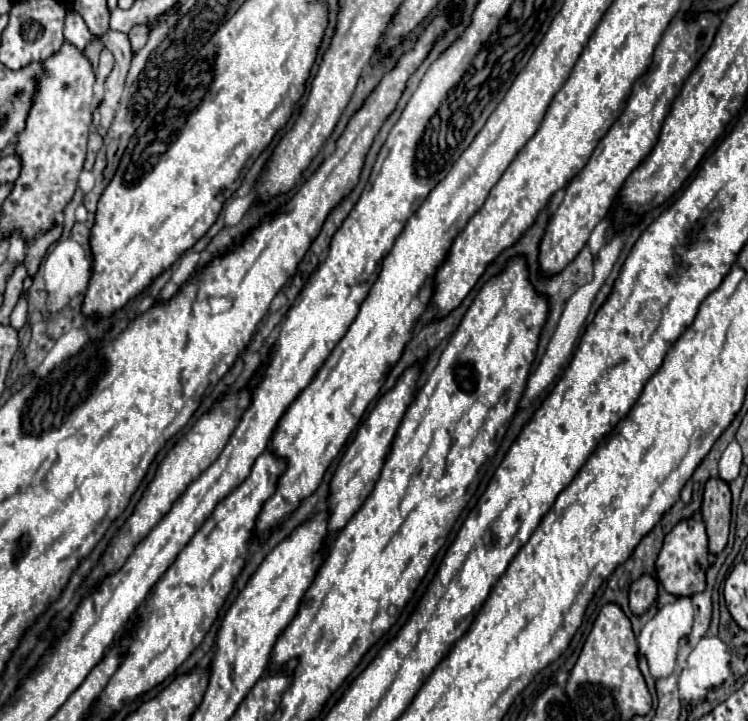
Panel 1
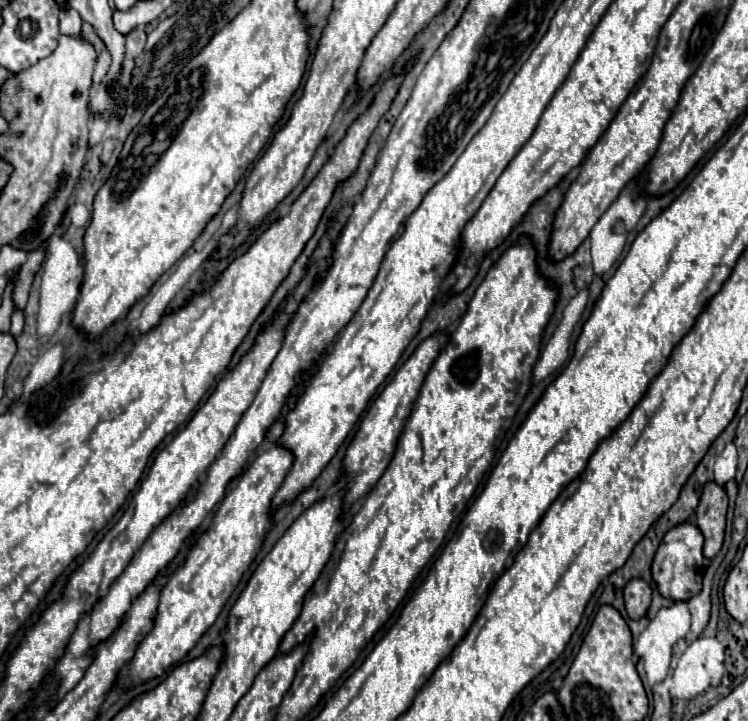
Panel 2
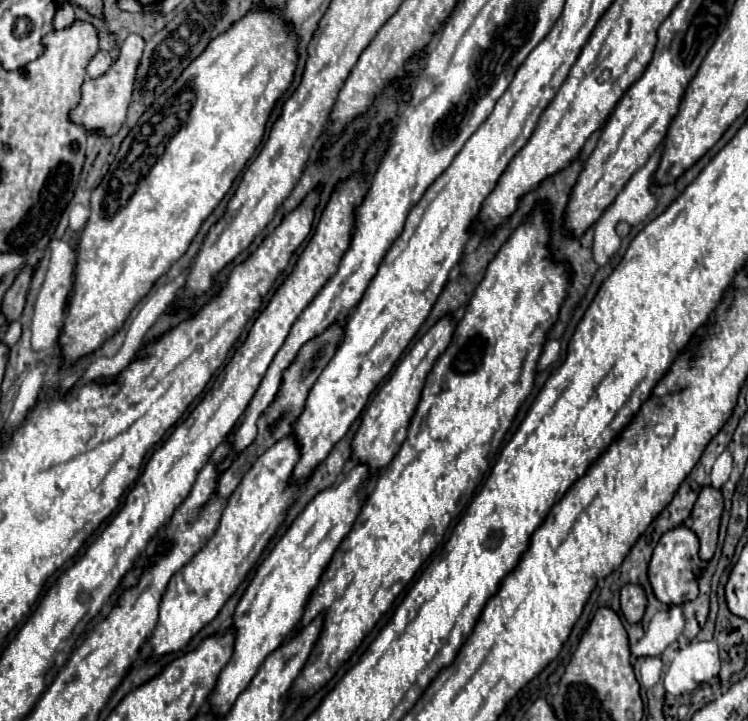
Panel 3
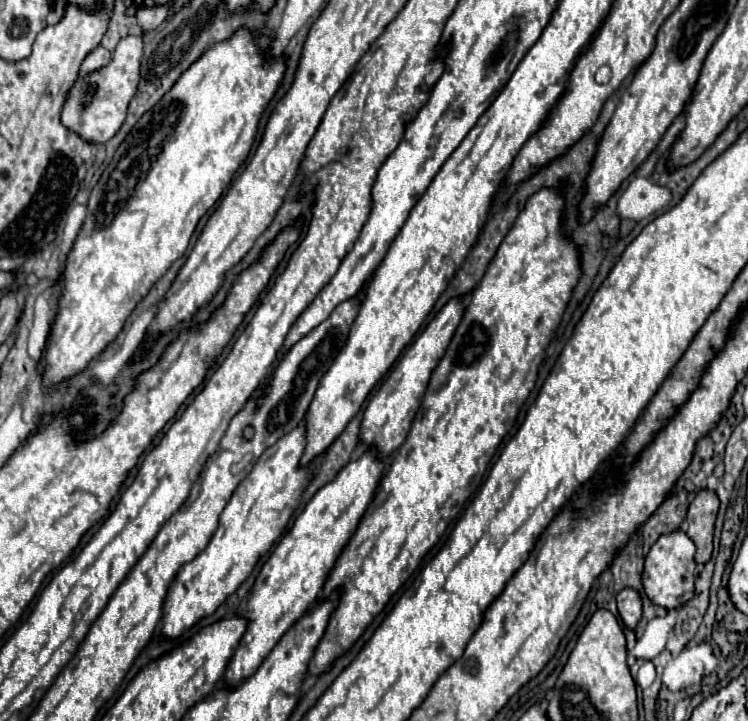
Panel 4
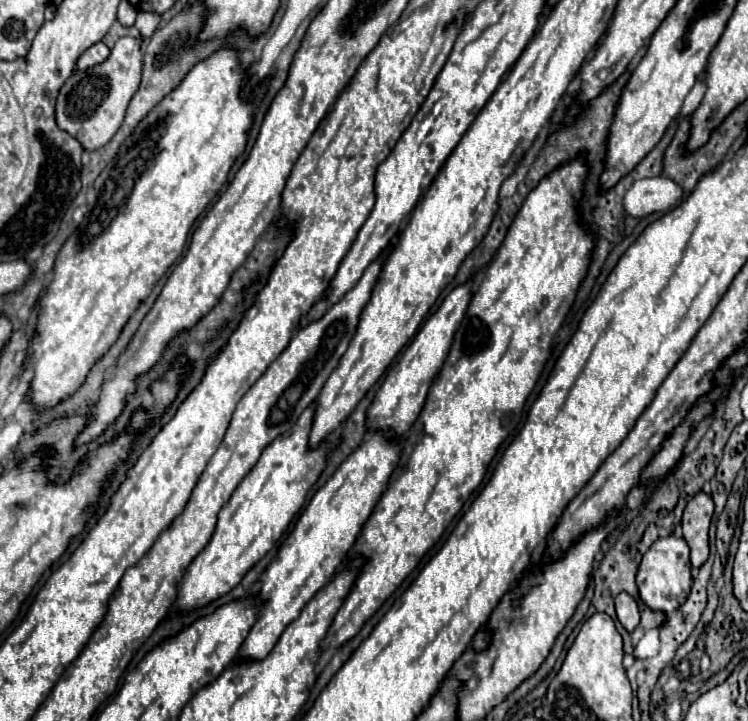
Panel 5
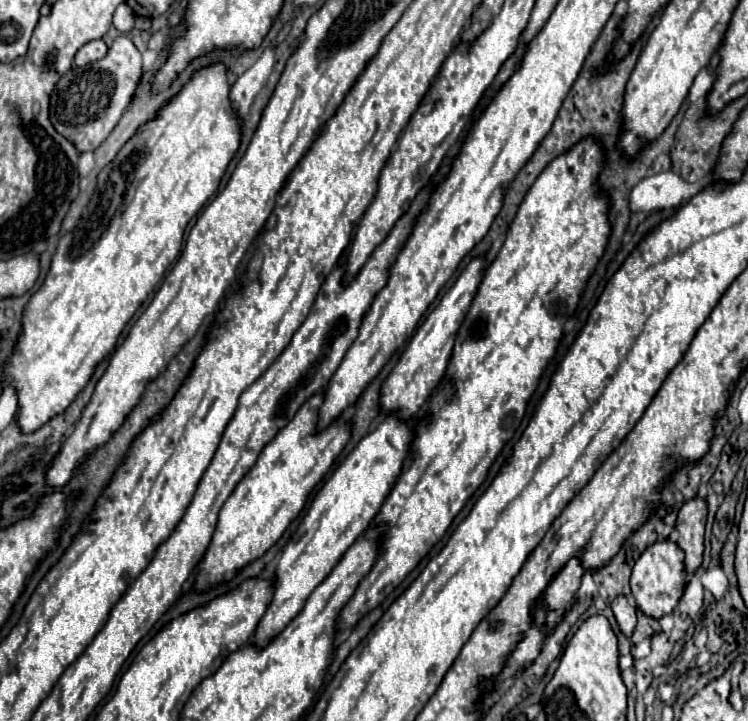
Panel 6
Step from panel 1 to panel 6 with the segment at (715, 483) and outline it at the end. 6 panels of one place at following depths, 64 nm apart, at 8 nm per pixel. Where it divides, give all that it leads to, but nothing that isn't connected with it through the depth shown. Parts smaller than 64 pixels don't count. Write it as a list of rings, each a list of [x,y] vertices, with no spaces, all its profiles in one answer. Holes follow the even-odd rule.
[[[704,498],[688,500],[678,512],[678,520],[676,520],[676,528],[680,532],[678,546],[686,552],[688,574],[694,574],[694,570],[702,564],[706,516],[708,516],[708,504]]]

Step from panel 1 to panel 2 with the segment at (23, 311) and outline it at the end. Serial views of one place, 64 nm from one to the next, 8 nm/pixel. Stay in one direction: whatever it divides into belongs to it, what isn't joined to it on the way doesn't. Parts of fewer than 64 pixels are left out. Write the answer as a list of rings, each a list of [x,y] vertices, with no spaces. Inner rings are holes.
[[[14,310],[11,316],[10,333],[17,338],[22,334],[25,324],[25,318],[22,310]]]

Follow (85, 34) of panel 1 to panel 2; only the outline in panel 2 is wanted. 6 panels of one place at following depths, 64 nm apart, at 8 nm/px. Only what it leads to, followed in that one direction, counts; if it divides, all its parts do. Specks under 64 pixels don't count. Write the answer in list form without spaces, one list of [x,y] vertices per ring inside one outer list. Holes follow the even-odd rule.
[[[70,6],[60,12],[60,32],[68,34],[68,36],[80,36],[82,34],[82,18]]]

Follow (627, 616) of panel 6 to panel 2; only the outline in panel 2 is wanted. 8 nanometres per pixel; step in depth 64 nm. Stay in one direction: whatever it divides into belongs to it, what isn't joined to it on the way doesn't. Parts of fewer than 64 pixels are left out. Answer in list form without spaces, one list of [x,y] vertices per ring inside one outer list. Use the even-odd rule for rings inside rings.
[[[642,578],[630,580],[624,588],[624,602],[626,602],[626,612],[632,620],[638,620],[646,616],[650,602],[652,602],[652,588],[648,582]]]

